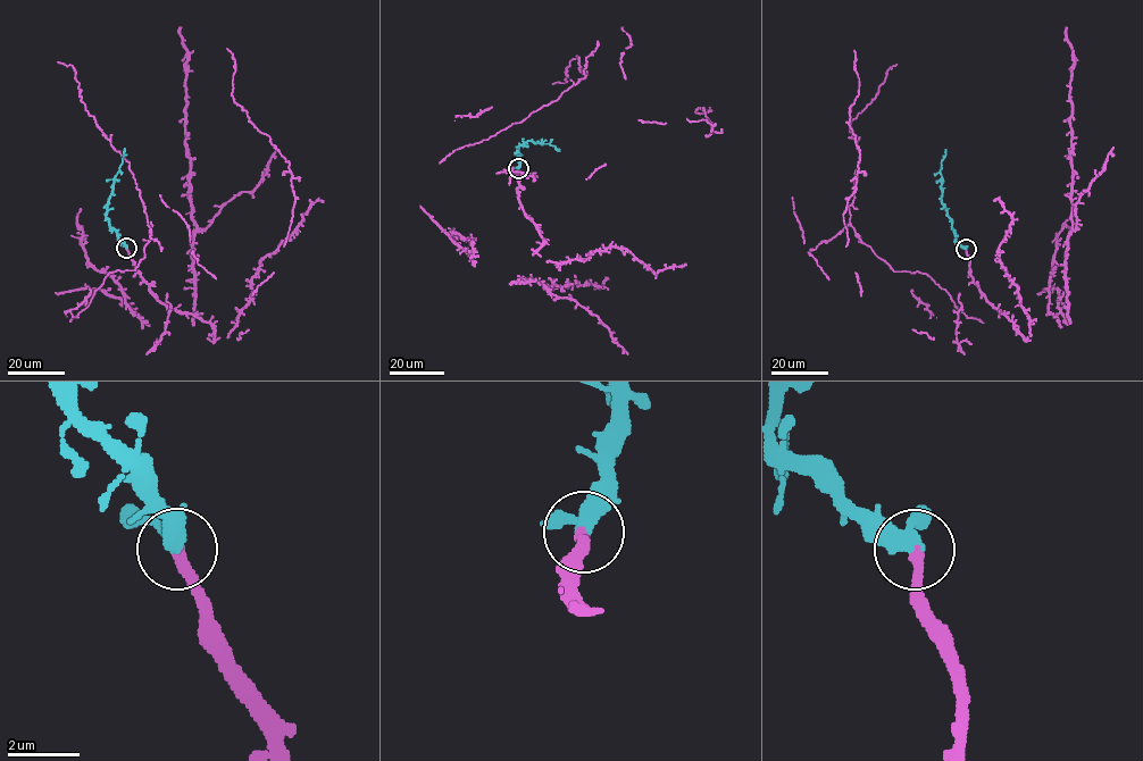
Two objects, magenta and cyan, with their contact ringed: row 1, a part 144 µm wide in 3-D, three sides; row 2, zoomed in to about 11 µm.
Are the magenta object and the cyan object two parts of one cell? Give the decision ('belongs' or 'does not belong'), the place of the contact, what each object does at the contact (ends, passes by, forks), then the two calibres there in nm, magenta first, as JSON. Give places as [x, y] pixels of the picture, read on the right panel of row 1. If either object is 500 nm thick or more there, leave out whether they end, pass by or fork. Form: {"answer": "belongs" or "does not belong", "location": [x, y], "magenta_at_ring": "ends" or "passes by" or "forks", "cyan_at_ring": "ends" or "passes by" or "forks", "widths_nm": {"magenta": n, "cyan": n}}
{"answer": "belongs", "location": [966, 249], "magenta_at_ring": "ends", "cyan_at_ring": "passes by", "widths_nm": {"magenta": 280, "cyan": 360}}

